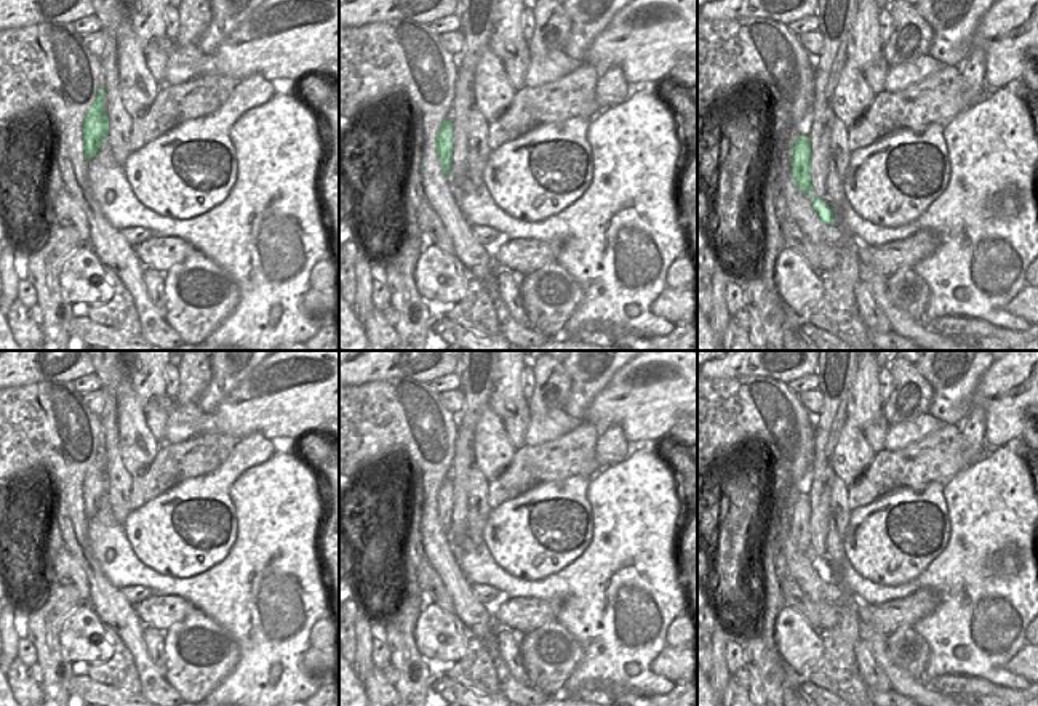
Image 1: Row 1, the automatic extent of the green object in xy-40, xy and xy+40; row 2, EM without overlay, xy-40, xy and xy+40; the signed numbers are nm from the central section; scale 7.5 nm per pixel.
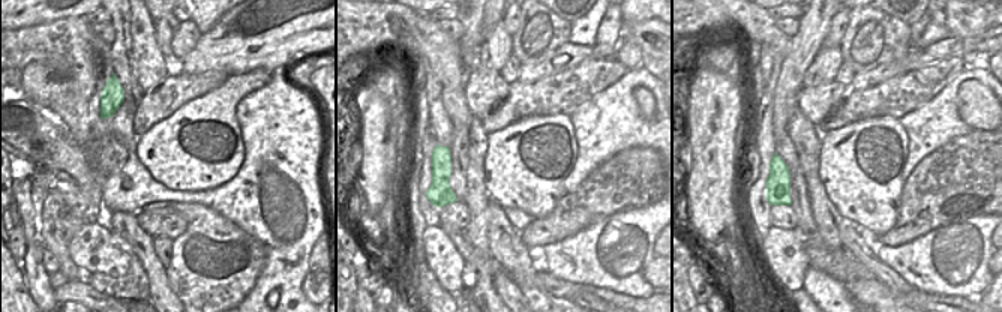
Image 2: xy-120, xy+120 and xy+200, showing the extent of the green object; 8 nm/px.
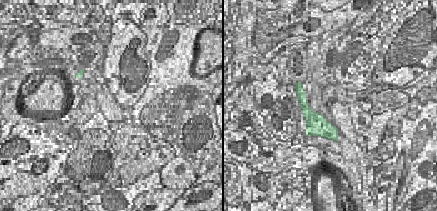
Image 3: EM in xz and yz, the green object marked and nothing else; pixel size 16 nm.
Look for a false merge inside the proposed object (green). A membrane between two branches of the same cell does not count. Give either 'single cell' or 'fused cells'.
single cell

